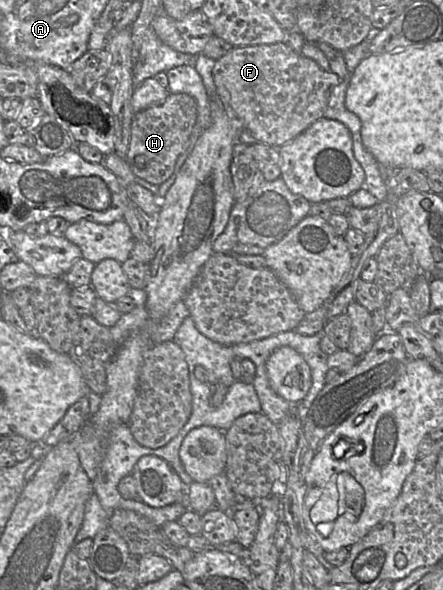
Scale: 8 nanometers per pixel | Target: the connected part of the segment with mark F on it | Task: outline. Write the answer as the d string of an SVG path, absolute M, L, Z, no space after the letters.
M286 42L234 47L216 60L212 75L217 96L227 113L237 118L258 143L276 149L294 140L324 116L330 93L341 82L336 74L323 70L314 60L295 52Z

